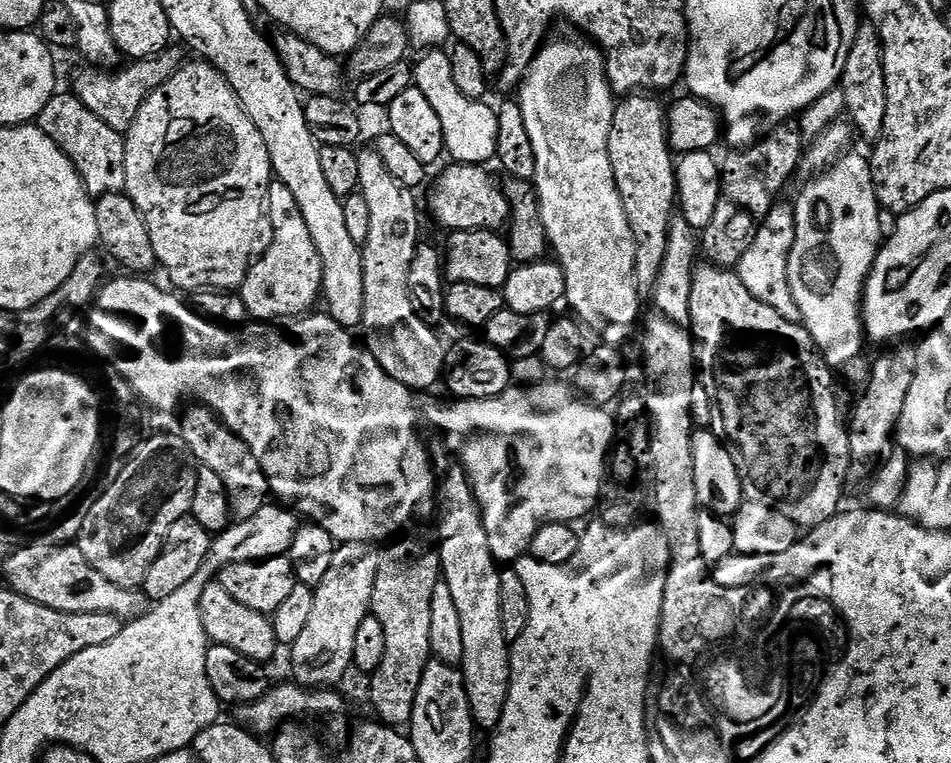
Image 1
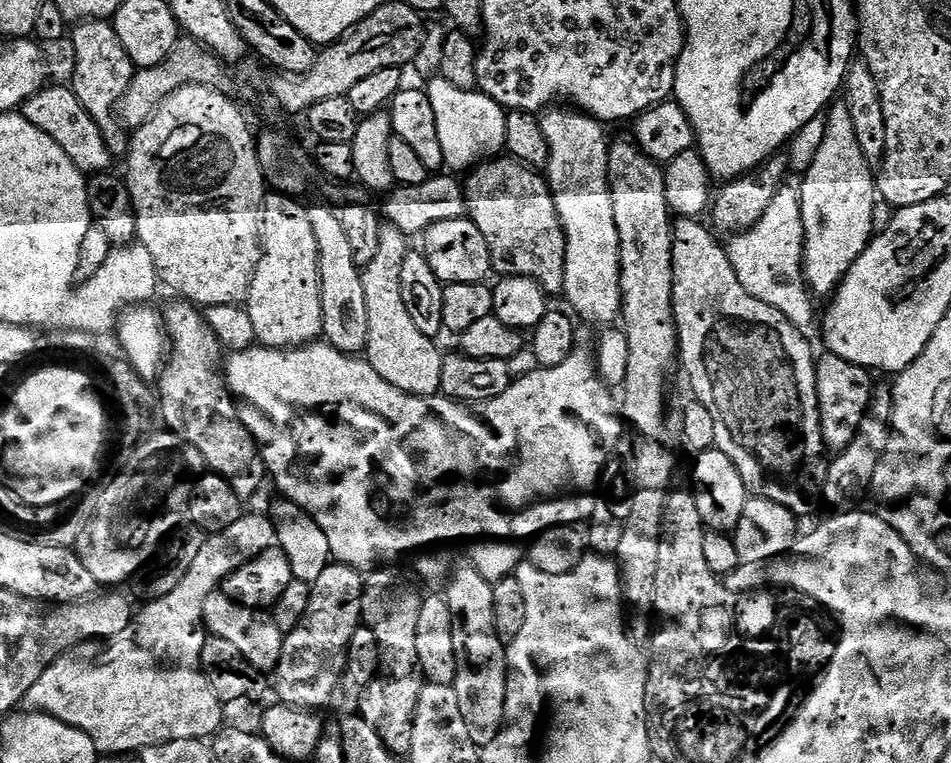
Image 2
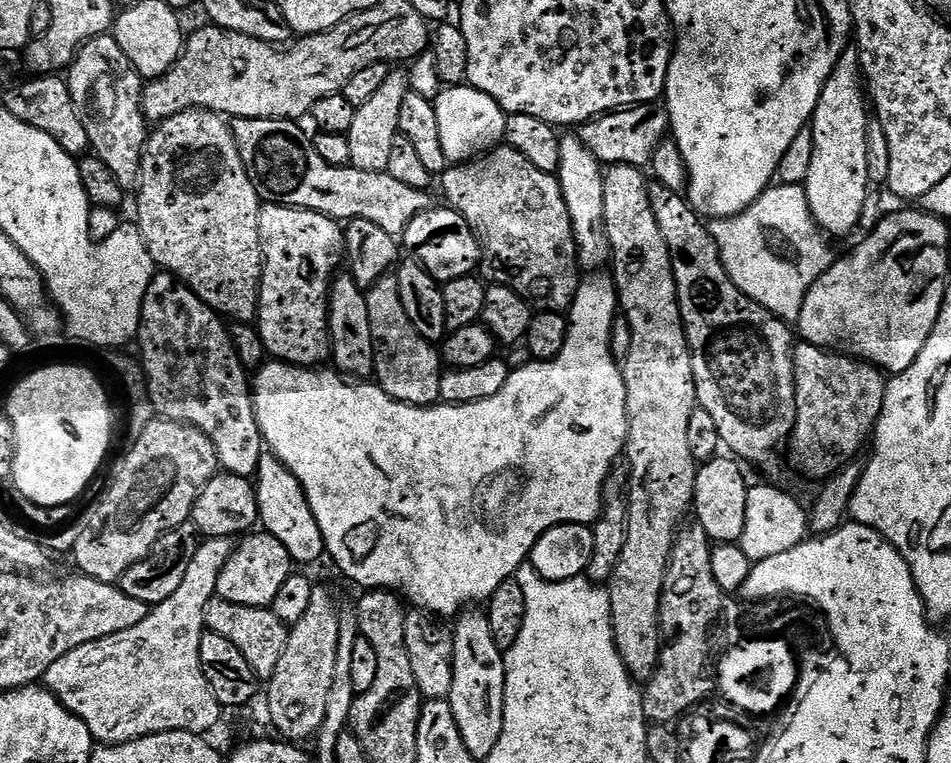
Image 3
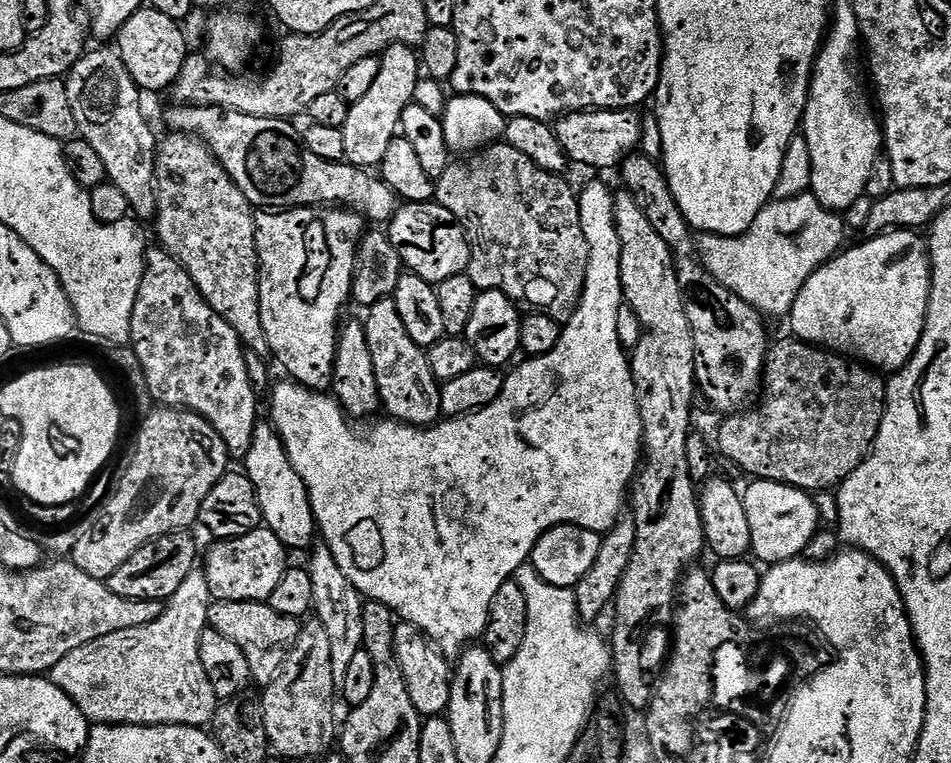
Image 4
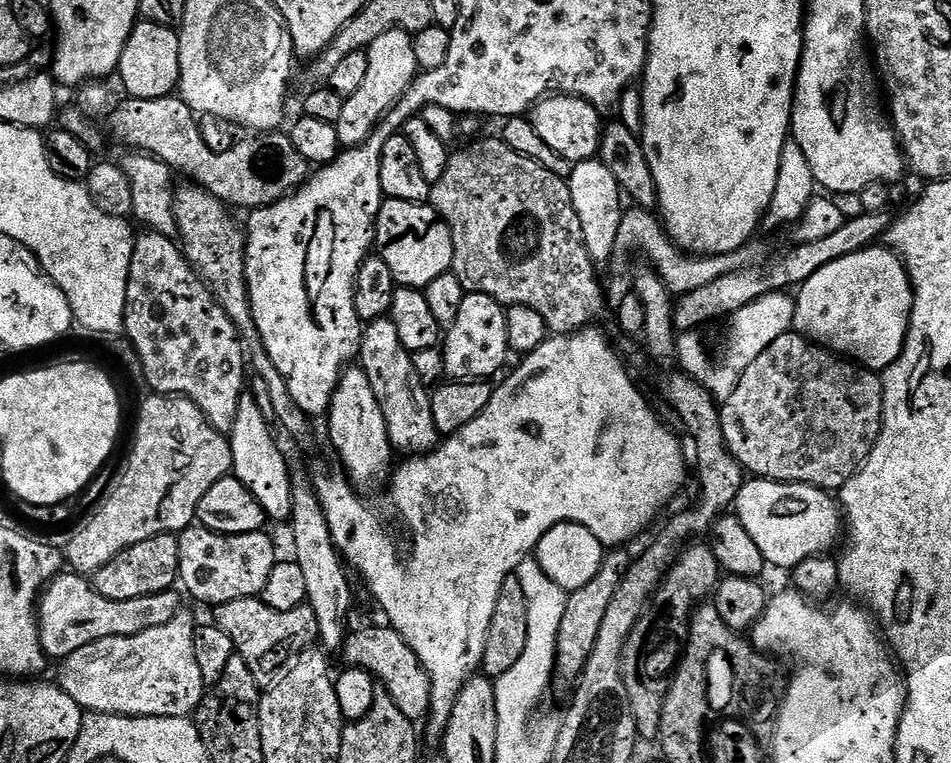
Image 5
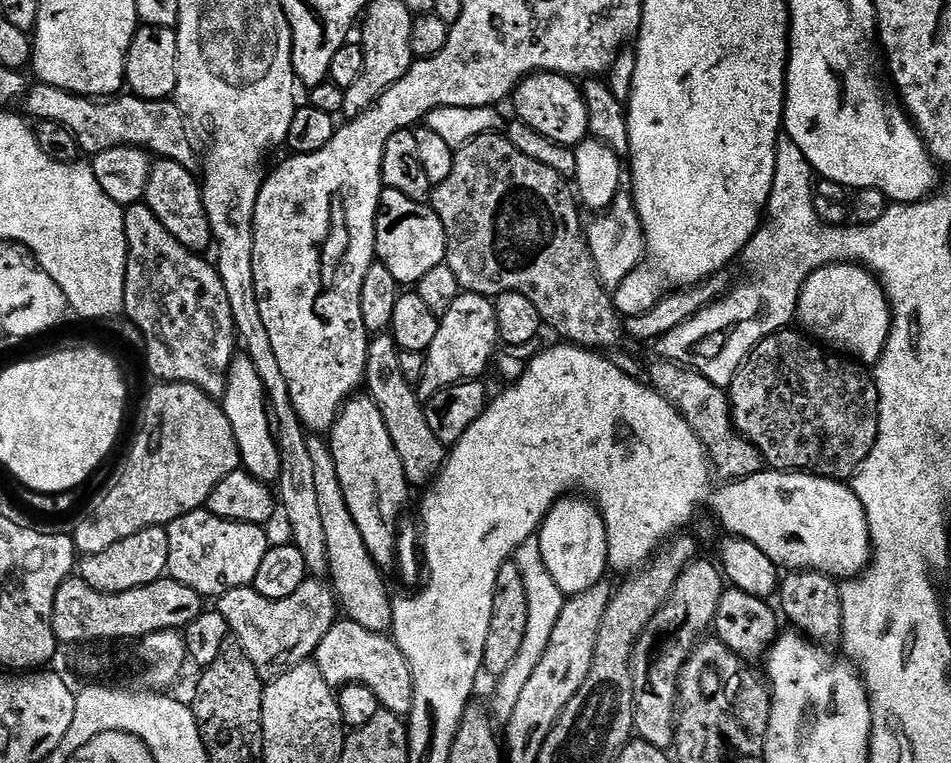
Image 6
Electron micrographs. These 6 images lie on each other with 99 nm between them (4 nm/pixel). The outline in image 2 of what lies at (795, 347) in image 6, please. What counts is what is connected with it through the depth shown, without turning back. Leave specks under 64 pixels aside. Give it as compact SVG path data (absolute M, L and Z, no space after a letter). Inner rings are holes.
M831 354L821 355L816 362L816 393L820 403L820 426L825 445L833 453L841 452L856 436L856 431L874 391L873 373L867 368L846 362Z

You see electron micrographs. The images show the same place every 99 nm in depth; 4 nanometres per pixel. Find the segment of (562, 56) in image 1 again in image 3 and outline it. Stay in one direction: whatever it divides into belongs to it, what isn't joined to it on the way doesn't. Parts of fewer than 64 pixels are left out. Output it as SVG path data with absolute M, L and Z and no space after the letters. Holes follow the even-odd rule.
M565 135L560 142L560 171L558 179L562 198L570 210L572 229L576 234L576 254L581 269L596 270L600 259L609 255L608 238L604 234L604 174L600 161L586 150L579 135Z

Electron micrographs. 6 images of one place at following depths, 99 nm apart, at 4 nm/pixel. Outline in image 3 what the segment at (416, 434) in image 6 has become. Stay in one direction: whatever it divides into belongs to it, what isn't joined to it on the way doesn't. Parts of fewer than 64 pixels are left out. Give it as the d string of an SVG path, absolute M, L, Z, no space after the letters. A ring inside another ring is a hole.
M395 278L379 280L367 293L367 298L370 310L370 334L374 338L375 383L379 384L383 392L390 394L390 398L398 402L413 404L415 408L431 408L440 400L441 353L434 347L433 341L422 338L422 334L414 330L410 318L406 318L406 306L402 306L402 294L398 294L398 282Z

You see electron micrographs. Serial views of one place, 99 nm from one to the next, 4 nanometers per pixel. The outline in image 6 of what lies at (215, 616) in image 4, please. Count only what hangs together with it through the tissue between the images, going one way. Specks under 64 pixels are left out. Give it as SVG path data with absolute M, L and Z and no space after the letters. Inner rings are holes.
M309 579L307 584L303 584L294 594L285 600L271 600L266 598L261 592L257 592L255 587L249 586L232 590L219 597L218 611L221 616L226 618L231 635L240 639L243 655L247 656L248 661L252 663L265 677L275 678L287 672L290 668L296 668L298 665L311 661L316 655L319 643L322 642L326 634L329 634L331 628L338 623L336 608L338 612L338 597L331 587L319 584L319 579Z

